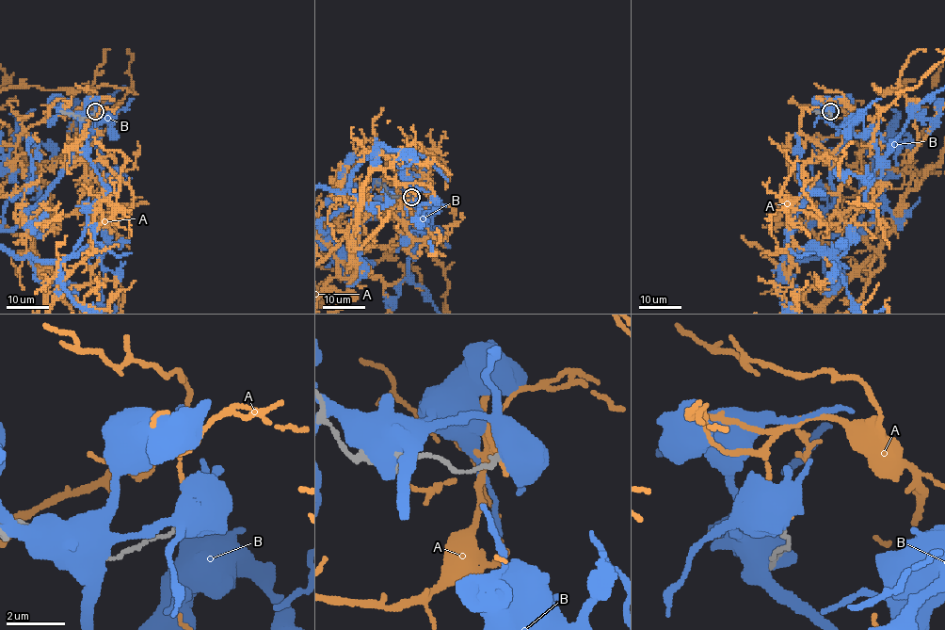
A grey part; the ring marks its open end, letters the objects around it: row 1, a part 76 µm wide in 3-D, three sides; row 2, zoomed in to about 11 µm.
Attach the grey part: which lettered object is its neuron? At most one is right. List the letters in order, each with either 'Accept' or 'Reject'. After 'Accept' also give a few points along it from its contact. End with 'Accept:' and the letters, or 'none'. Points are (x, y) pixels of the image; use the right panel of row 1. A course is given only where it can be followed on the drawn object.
A: Reject
B: Reject
Accept: none

